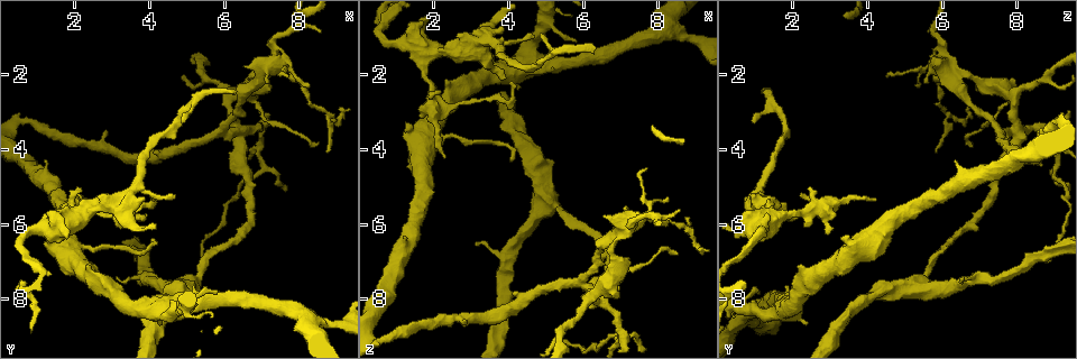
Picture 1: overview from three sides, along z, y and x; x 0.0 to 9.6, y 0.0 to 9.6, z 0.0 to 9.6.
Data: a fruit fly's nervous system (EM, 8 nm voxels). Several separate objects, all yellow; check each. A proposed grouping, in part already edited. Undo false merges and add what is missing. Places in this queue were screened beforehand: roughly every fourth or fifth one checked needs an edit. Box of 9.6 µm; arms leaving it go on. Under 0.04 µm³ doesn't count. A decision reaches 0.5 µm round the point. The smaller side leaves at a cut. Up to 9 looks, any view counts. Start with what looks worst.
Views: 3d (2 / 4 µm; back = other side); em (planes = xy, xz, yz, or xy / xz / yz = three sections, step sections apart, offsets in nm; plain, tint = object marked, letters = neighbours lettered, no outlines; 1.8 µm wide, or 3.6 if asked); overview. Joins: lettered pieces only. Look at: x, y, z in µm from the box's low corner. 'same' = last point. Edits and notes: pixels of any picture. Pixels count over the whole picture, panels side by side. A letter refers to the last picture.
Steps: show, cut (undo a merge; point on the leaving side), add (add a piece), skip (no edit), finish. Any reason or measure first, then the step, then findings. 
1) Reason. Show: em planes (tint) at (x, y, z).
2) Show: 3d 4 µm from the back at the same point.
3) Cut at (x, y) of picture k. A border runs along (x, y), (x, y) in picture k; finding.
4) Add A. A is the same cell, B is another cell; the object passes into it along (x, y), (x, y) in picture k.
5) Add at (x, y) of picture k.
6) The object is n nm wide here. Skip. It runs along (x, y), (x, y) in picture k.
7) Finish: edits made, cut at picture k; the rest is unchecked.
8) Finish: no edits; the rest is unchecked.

Arms part here. Show: 3d 4 µm at (6.35, 3.65, 8.00).

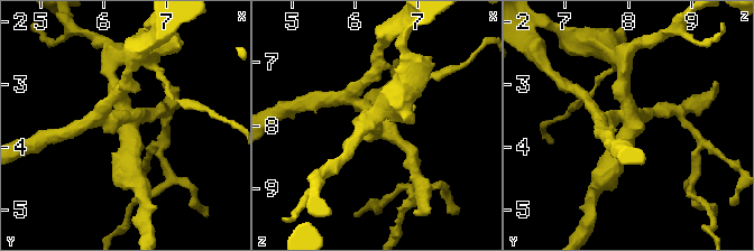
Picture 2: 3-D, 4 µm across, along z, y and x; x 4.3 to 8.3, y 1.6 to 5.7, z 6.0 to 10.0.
Show: em xz step 16 (letters) at (6.35, 3.55, 7.95).

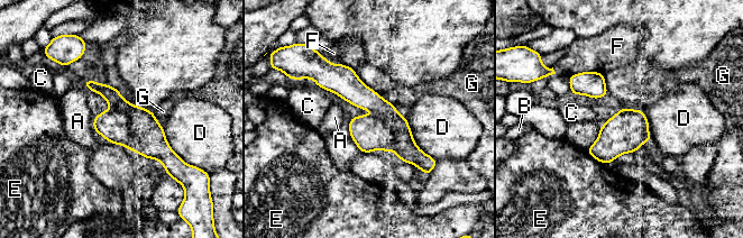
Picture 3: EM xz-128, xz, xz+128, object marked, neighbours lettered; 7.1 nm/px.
4 arms meet here. Cut at (369, 133) of picture 3. A, B, C, D, E, F and G are other cells; a border runs along (376, 116), (392, 133), (383, 148) in picture 3; a second neuron is stuck on.

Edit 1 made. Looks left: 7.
See it whole again. Show: overview.

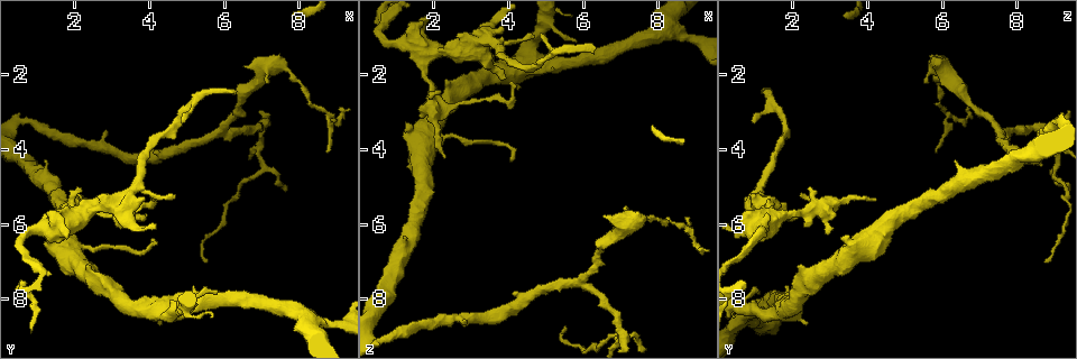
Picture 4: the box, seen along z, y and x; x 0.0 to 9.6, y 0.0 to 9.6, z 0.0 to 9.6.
Show: 3d 4 µm from the back at (1.70, 6.60, 3.85).

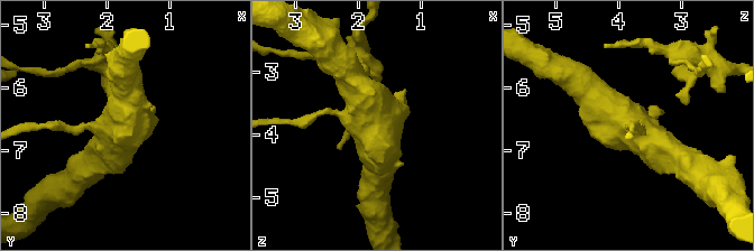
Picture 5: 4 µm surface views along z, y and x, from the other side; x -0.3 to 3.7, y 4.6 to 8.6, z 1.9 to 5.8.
Shape alone is not enough. Show: em xz step 16 (letters) at (1.75, 6.60, 3.90).

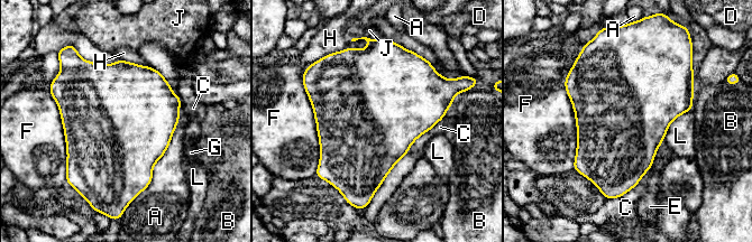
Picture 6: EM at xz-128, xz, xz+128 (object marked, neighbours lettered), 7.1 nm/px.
The longest contact is with A, 750 nm. Skip. A, B, C, D, E, F, G, H, J and L are other cells; continuous, no second neuron.

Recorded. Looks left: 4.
Show: em planes (tint) at (3.05, 5.45, 1.40).

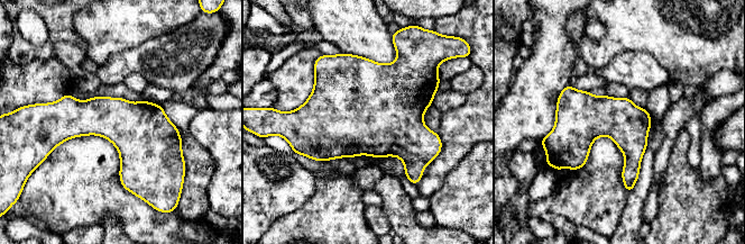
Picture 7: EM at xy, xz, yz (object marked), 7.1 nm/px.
What lies round it. Show: em planes (letters) at the same point.

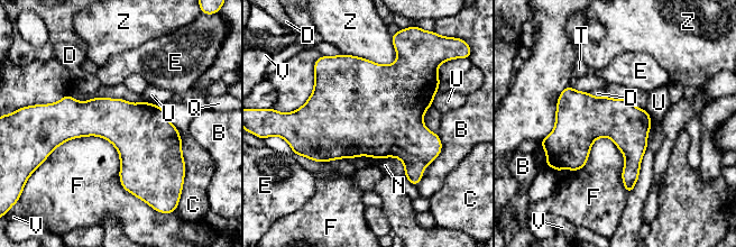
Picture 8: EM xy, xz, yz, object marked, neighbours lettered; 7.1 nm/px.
The longest contact is with F, 750 nm. Skip. B, C, D, E, F, N, Q, T, U, V and Z are other cells; one neuron here.

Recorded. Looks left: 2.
An open end. Show: em xy step 16 (letters) at (6.30, 2.45, 1.30).

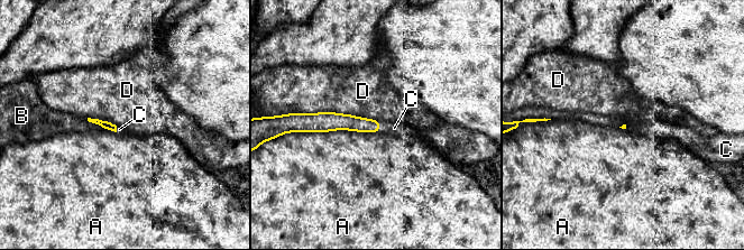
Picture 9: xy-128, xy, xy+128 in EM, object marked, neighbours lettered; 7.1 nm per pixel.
Add C. C is the same cell, A, B and D are other cells; the object passes into it along (350, 122), (378, 127), (394, 128) in picture 9; the neuron continues.

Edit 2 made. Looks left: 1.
Finish: edits made, cut at picture 3, add at picture 9; the rest is unchecked.

